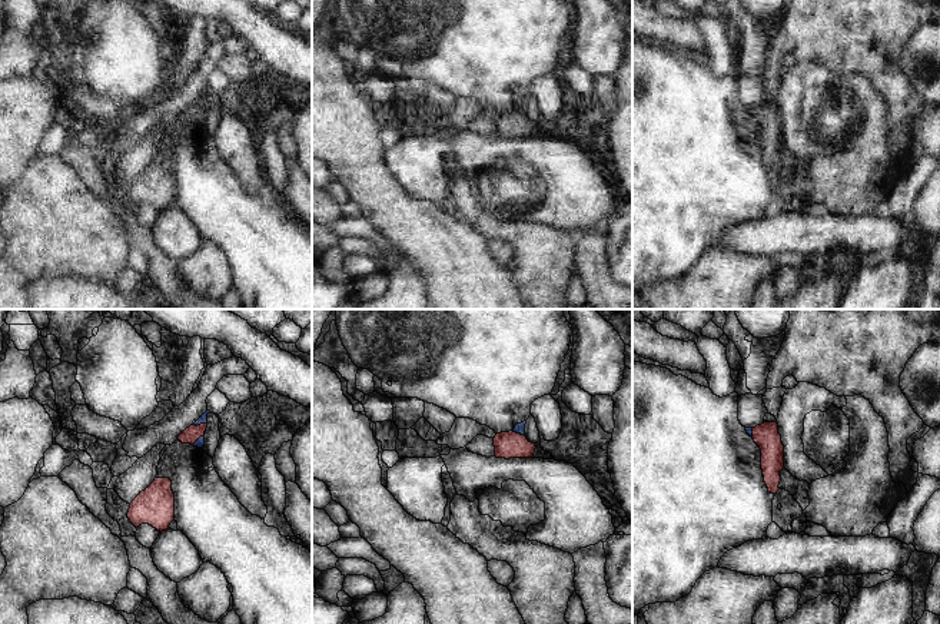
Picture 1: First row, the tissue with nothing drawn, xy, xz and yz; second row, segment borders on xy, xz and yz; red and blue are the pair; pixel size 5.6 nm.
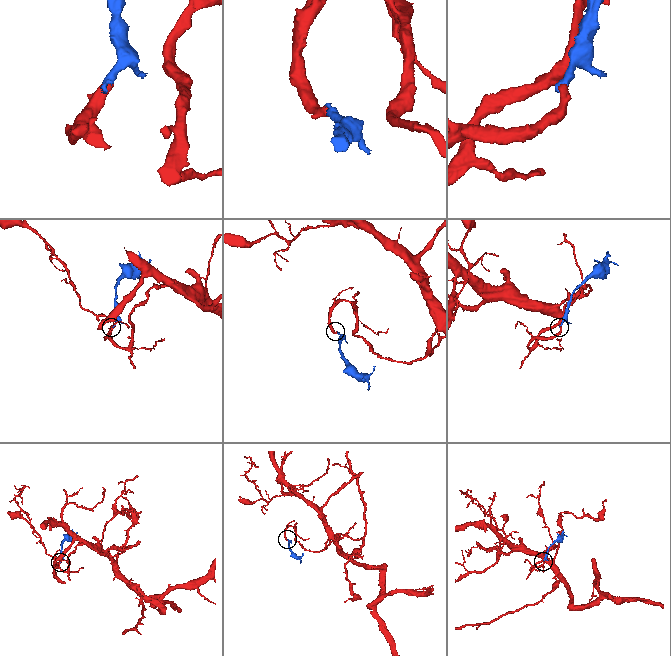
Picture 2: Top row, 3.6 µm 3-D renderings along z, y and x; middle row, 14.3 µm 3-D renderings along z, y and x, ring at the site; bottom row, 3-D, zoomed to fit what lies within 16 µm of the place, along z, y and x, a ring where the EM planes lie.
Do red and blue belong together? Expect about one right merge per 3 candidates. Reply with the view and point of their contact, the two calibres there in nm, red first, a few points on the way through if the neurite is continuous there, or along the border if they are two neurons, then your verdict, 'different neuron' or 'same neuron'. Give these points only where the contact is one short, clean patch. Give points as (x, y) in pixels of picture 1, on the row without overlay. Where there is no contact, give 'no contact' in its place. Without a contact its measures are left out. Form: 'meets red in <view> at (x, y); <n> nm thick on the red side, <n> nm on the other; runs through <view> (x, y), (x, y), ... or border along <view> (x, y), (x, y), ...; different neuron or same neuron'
meets red in xz at (518, 113); 140 nm thick on the red side, 60 nm on the other; runs through xz (510, 123), (518, 113), (520, 108); same neuron

